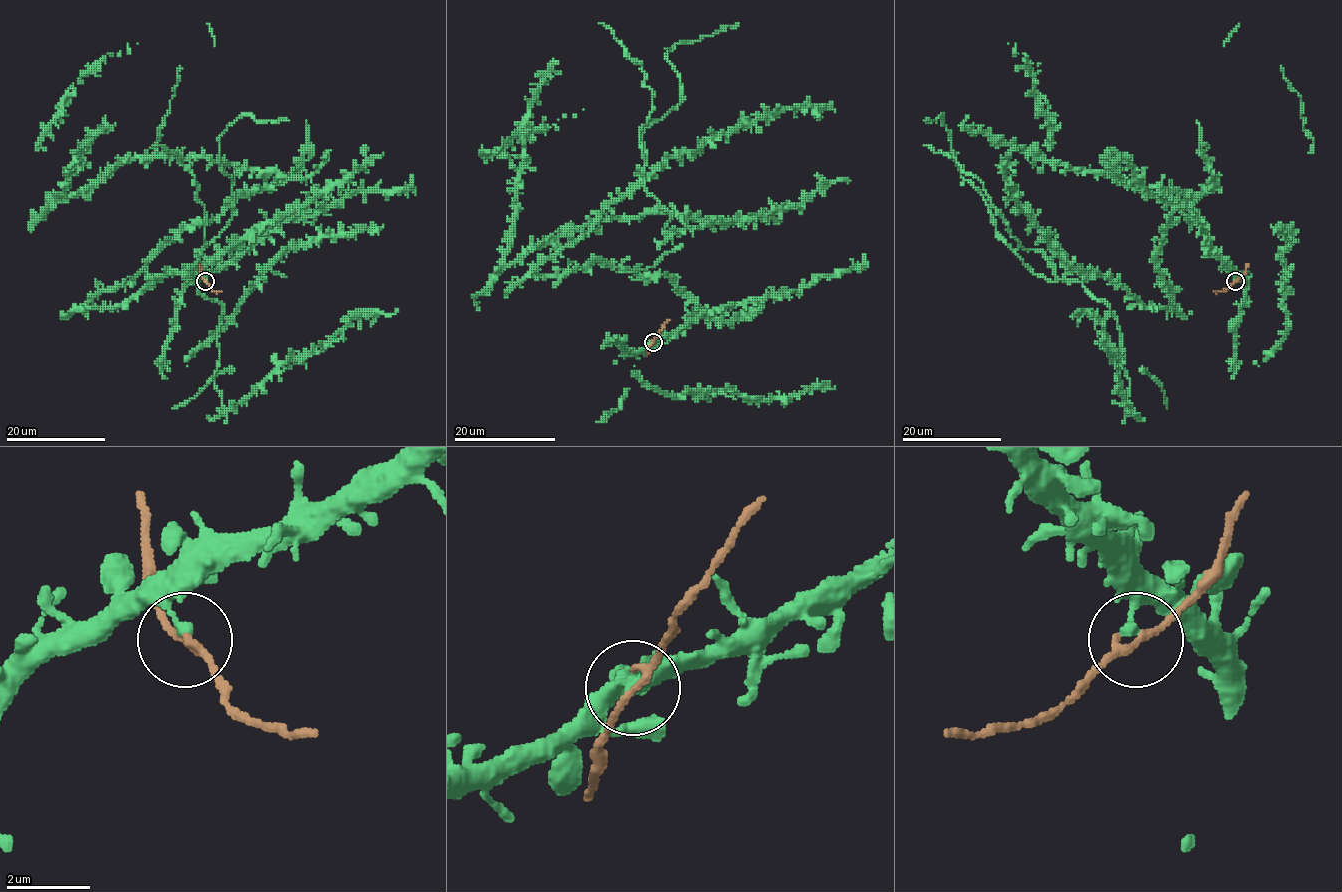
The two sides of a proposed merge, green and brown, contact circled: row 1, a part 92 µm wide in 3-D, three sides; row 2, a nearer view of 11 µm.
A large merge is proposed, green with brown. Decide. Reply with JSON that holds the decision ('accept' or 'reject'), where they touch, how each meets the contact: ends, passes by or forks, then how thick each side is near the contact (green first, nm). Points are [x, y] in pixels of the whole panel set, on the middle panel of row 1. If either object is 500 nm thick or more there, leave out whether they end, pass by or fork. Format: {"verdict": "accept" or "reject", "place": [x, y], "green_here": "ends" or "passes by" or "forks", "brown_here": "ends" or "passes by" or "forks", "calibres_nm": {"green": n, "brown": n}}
{"verdict": "reject", "place": [653, 342], "green_here": "ends", "brown_here": "passes by", "calibres_nm": {"green": 240, "brown": 170}}

